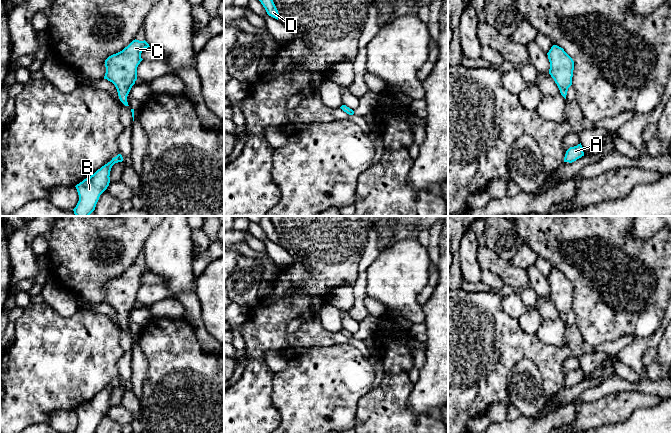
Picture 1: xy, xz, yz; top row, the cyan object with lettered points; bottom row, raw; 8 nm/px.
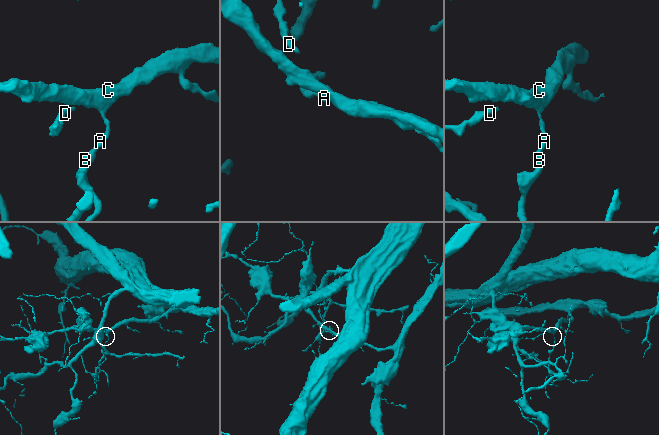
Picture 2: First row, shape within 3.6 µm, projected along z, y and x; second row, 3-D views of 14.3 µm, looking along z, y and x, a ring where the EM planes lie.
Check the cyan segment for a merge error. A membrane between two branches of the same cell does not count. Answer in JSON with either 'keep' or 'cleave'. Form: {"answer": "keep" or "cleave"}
{"answer": "cleave"}

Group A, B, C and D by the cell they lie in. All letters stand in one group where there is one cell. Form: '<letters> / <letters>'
A B D / C

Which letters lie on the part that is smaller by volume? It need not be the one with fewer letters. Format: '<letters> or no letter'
C

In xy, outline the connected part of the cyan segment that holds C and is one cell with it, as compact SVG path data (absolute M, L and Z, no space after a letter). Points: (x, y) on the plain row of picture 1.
M135 263L122 275L105 284L106 297L104 303L115 309L121 326L125 326L137 304L137 291L143 284L141 277L148 271L150 270L145 264Z

